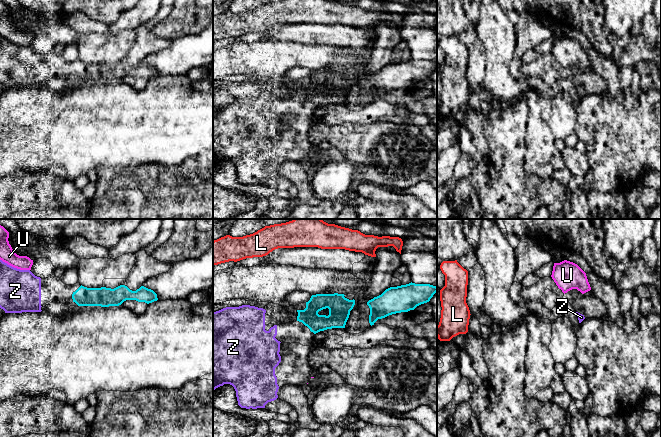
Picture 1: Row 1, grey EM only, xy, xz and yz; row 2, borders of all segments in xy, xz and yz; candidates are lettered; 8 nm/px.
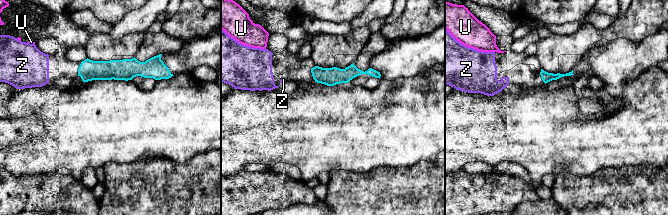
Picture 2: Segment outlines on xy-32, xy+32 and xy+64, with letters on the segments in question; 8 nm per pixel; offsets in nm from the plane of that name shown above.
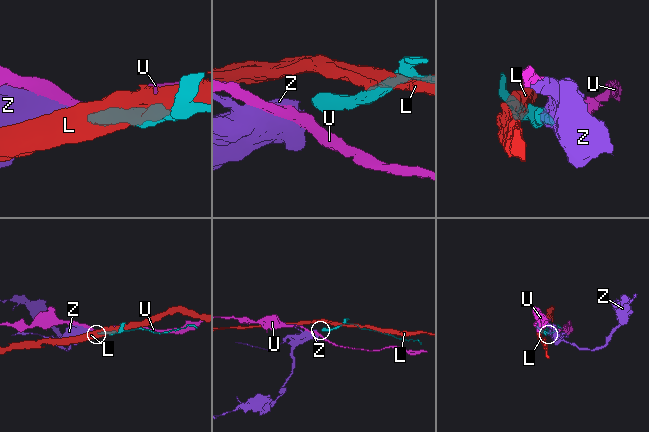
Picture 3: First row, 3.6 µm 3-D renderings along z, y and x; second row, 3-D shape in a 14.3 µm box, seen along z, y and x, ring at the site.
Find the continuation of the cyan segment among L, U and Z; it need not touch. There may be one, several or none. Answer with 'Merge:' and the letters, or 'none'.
Merge: Z

